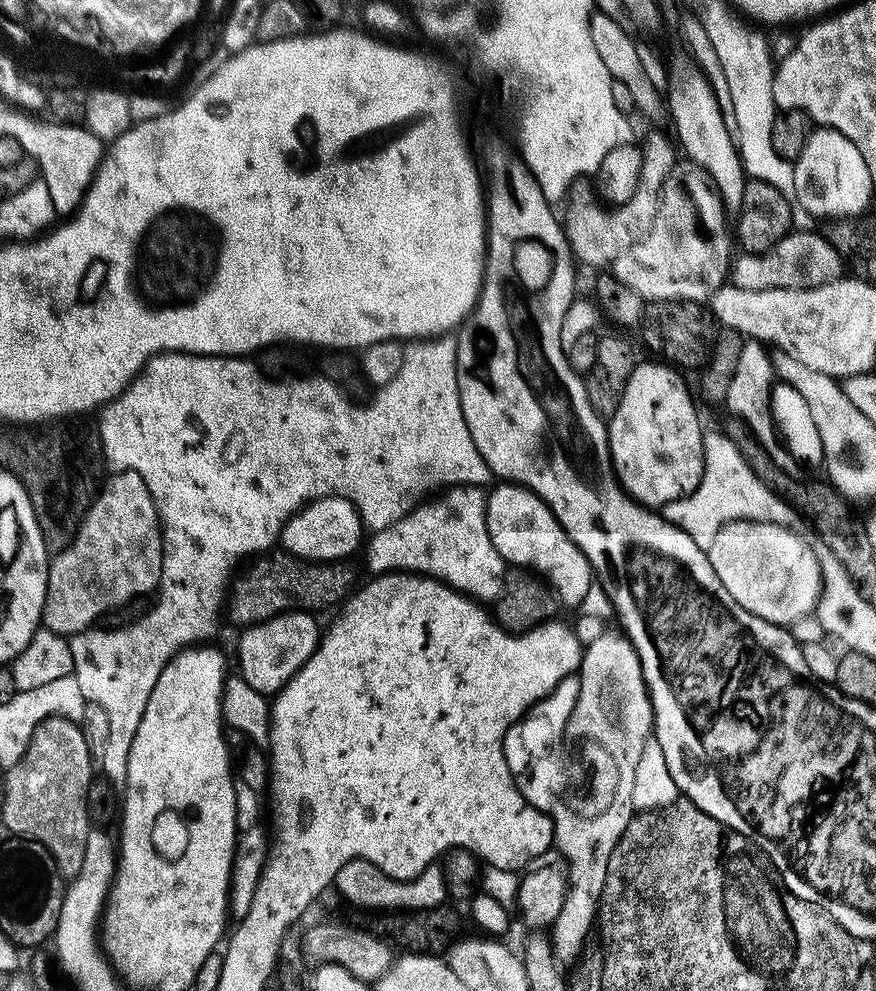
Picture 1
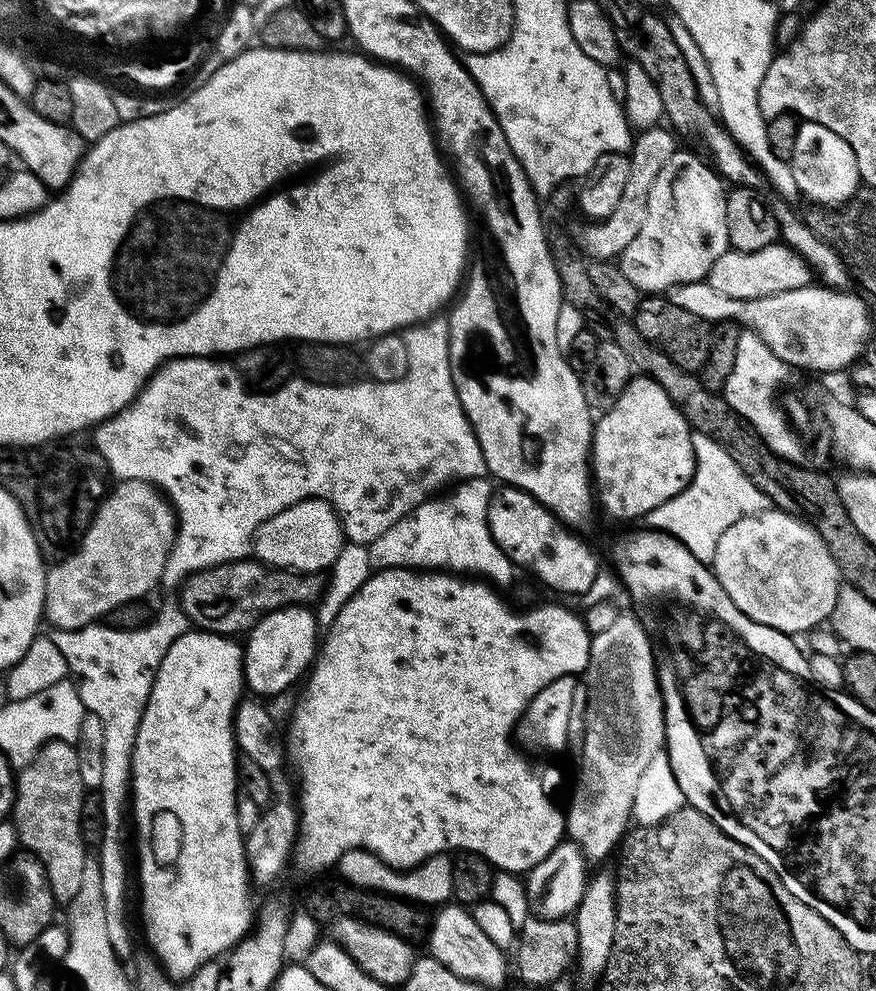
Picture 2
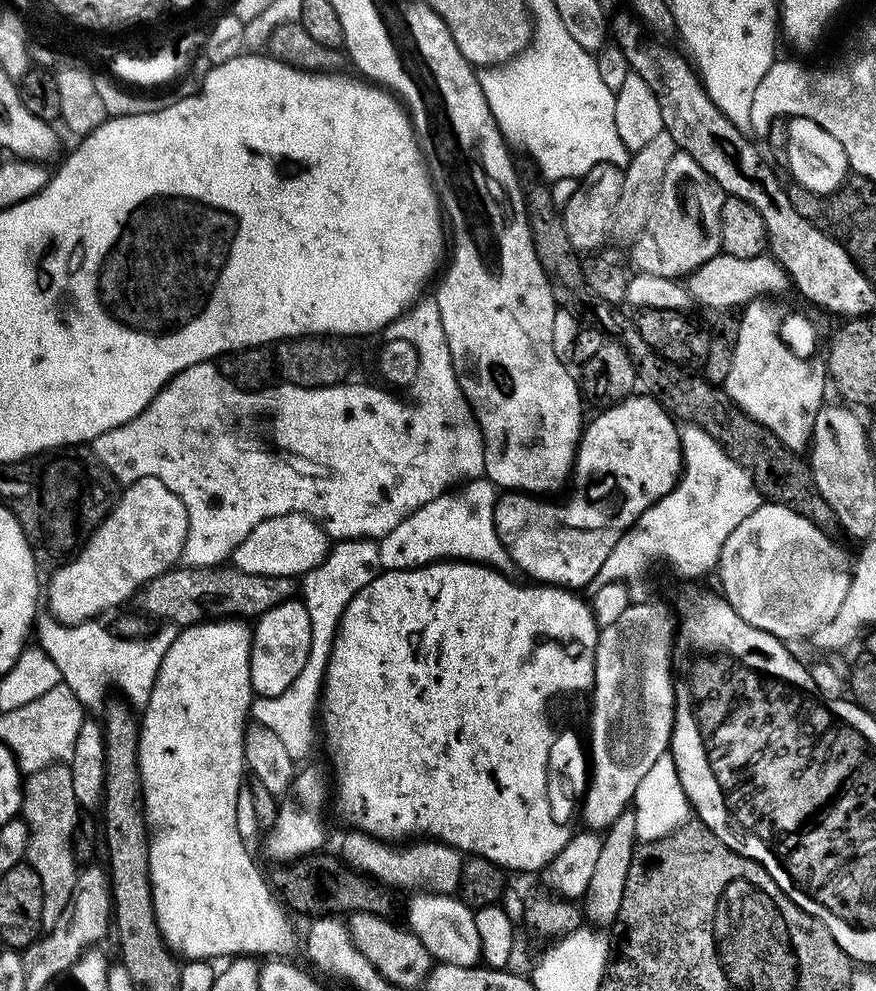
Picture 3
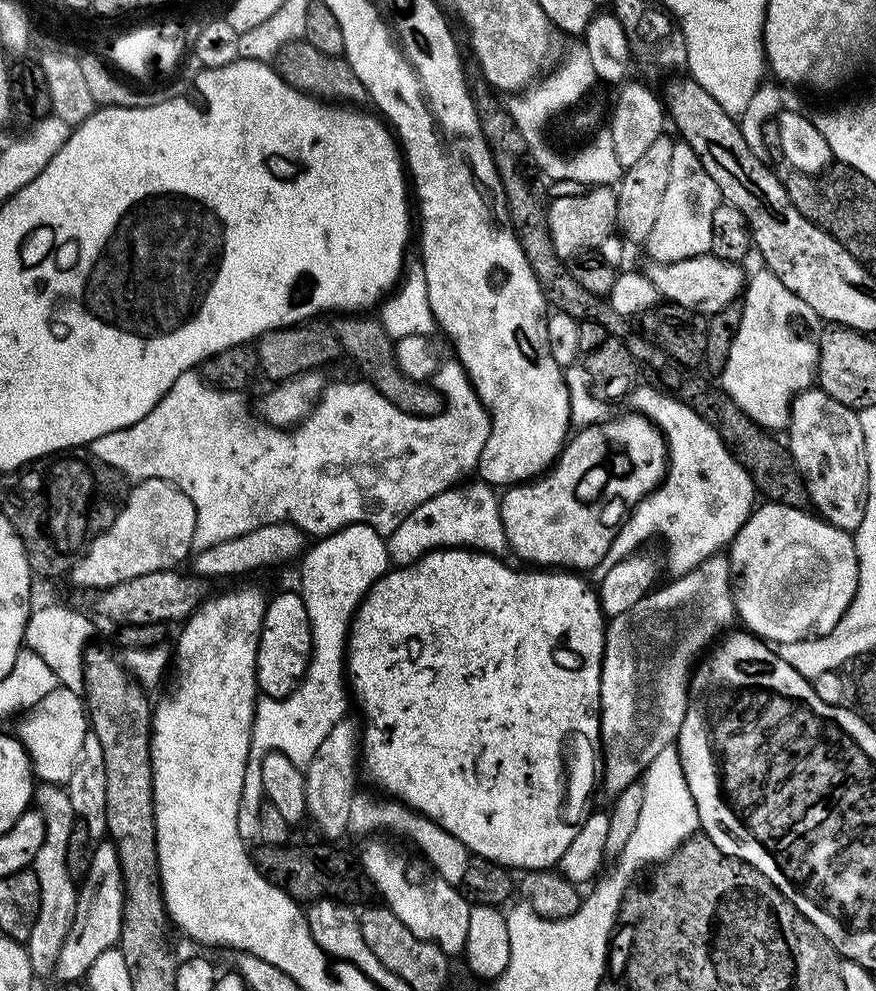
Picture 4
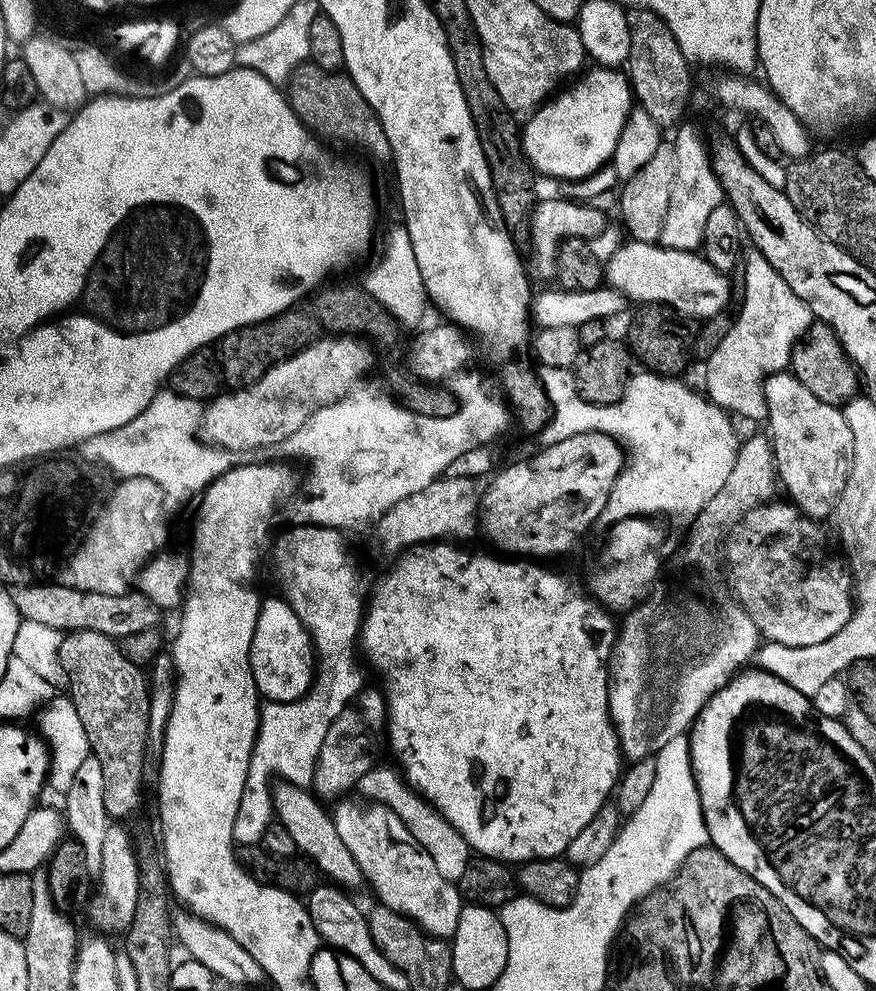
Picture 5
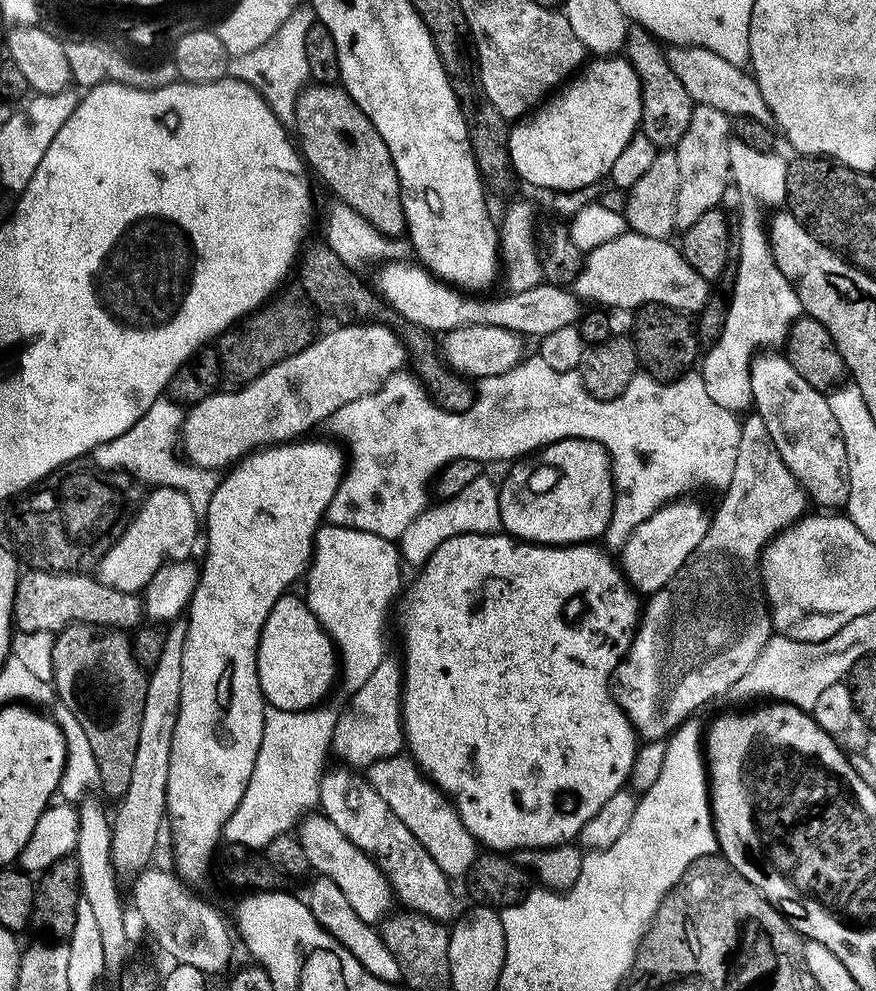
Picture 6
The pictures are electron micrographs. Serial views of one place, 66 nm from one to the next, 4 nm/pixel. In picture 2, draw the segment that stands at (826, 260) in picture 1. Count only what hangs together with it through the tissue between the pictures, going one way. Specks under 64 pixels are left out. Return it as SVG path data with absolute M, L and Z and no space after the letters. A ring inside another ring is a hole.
M783 242L766 246L753 252L729 250L714 262L708 271L706 282L718 294L726 294L726 298L749 300L750 298L766 298L770 294L782 294L786 290L807 288L813 283L814 272L808 263L797 252Z

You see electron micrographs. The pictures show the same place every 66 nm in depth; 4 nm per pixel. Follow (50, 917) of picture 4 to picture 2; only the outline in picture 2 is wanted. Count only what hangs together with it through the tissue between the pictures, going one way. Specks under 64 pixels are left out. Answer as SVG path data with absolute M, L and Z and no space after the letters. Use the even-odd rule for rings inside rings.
M52 740L41 748L30 766L19 769L14 780L14 799L10 813L19 843L39 858L50 882L52 899L68 906L82 890L86 845L82 821L86 789L78 774L78 754L66 740Z

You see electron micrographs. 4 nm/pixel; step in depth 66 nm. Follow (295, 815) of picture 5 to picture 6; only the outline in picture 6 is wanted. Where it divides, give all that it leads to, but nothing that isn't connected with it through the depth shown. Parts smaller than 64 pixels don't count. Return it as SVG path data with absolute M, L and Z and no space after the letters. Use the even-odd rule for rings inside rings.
M323 814L305 815L299 821L298 835L302 842L302 850L306 850L311 871L330 877L346 894L346 900L350 902L350 906L354 906L354 912L358 914L358 918L362 918L362 922L379 925L393 911L394 893L388 874L350 838L346 838L346 834L342 834L342 830L338 830L338 826L330 822L330 818Z

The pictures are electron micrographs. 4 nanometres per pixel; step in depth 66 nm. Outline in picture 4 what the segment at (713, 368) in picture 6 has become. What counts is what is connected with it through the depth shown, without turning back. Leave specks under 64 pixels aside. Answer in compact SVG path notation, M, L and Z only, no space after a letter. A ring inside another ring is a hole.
M767 270L759 271L747 277L746 287L742 293L744 304L742 303L740 308L738 334L734 334L734 342L719 373L721 376L718 384L755 424L765 430L784 430L787 429L791 418L792 400L804 389L811 389L817 379L819 350L813 337L800 336L799 330L792 325L799 318L800 312L805 311L802 298L786 290L786 286L782 286L782 282L774 273Z

